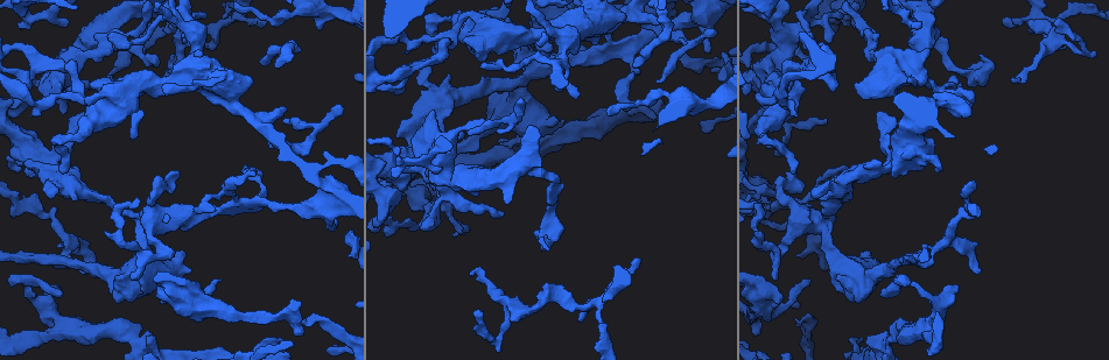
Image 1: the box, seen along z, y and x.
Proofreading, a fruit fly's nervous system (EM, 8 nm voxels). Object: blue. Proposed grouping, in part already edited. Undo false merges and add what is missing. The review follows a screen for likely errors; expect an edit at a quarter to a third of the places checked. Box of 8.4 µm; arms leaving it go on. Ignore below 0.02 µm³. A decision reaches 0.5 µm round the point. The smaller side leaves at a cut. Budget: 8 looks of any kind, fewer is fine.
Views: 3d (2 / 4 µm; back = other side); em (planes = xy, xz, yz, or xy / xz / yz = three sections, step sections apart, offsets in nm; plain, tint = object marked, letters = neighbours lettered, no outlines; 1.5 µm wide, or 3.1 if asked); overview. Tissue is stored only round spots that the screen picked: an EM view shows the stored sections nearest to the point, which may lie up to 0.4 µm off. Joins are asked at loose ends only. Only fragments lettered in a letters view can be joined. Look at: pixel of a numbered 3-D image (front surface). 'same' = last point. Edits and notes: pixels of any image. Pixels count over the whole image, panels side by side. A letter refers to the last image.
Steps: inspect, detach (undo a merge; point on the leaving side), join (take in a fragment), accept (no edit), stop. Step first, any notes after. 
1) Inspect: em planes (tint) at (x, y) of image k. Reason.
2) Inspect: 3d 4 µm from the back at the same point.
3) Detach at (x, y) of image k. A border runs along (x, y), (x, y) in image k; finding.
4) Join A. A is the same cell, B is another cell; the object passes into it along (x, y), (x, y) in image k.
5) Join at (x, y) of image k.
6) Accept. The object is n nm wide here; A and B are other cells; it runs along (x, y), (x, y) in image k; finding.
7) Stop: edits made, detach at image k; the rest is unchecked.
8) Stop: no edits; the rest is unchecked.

Inspect: 3d 2 µm at (1015, 83) of image 1. Branch stops here.

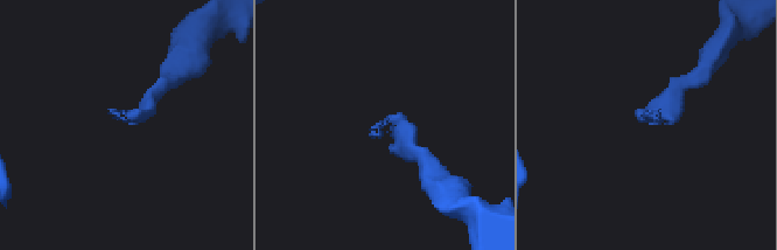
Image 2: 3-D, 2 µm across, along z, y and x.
Inspect: em planes (letters) at (117, 115) of image 2. Need the tissue.

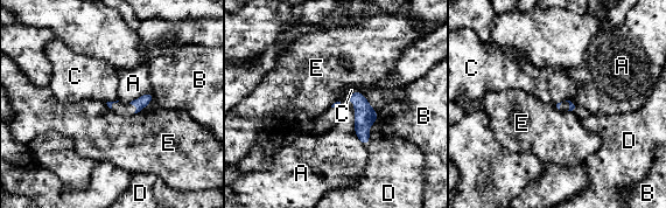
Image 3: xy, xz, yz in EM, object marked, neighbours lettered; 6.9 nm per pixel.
Accept. A, B, C, D and E are other cells; a border runs along (351, 108), (355, 136), (365, 145) in image 3; no lettered fragment goes on from it.

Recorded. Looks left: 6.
Inspect: 3d 4 µm at (115, 297) of image 1. Free end.

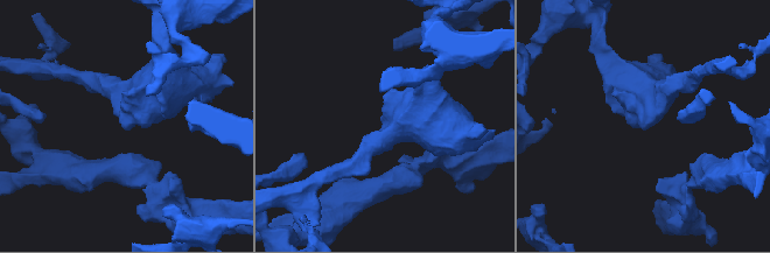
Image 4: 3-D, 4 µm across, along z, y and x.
Inspect: em planes (letters) at (124, 123) of image 4. Need the tissue.

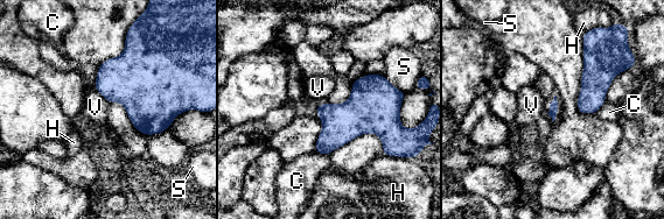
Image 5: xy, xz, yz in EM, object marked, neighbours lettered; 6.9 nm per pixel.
Accept. C, H, S and V are other cells; a border runs along (95, 87), (107, 103) in image 5; none of them fits.

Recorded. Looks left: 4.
Inspect: 3d 4 µm at (863, 339) of image 1. Free end.

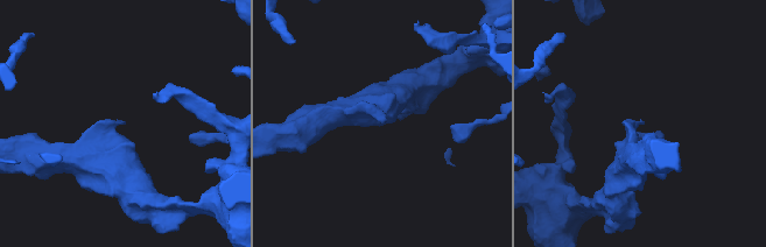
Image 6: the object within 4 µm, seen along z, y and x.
Inspect: em planes (plain) at (643, 121) of image 6.

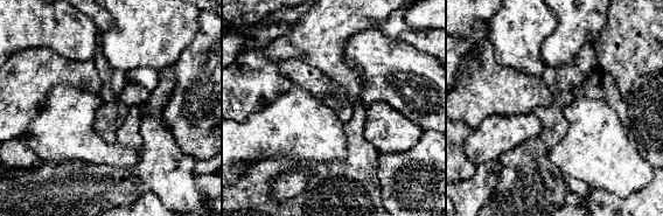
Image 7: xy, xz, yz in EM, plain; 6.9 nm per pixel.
Inspect: em planes (letters) at the same point.

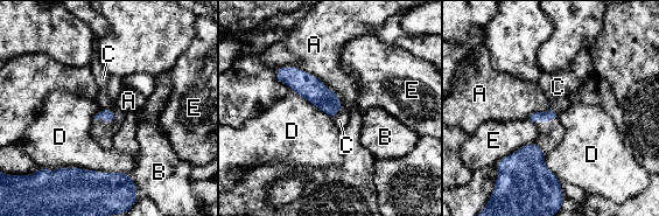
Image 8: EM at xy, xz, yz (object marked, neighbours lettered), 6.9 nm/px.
Join C. C is the same cell, A, B, D and E are other cells; the object passes into it along (103, 115), (103, 109), (110, 86) in image 8; the neuron continues.

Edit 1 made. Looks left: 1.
Stop: edits made, join at image 8; the rest is unchecked.

